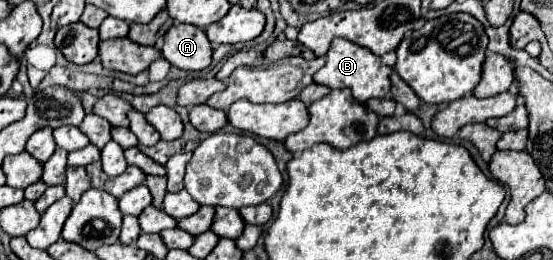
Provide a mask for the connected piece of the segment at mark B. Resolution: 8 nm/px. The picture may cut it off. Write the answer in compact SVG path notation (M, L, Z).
M334 38L328 52L326 64L314 74L314 82L328 88L350 88L352 98L358 102L366 102L370 98L386 98L390 96L390 72L392 68L384 66L378 56L374 56L368 48L346 42L344 38Z

